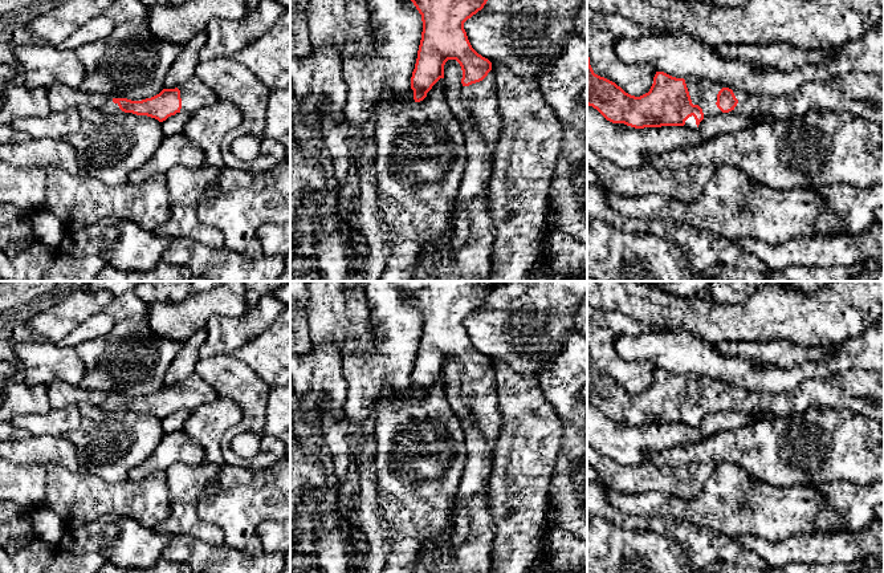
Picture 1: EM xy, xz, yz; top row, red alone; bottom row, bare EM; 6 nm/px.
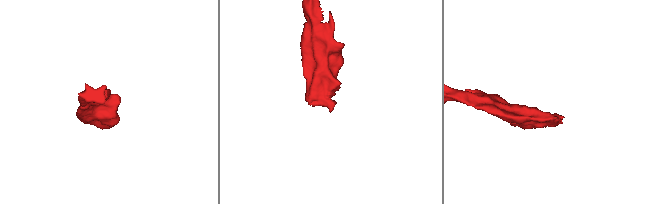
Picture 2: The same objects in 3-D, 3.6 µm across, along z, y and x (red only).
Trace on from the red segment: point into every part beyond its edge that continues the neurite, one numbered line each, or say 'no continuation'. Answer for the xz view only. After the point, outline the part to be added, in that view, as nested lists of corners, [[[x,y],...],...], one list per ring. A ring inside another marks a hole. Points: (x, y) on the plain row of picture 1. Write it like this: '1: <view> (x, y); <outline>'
1: xz (480, 395); [[[493,366],[482,378],[463,383],[461,397],[477,420],[493,460],[494,444],[502,428],[502,413],[498,409]]]

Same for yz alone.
1: yz (862, 391); [[[852,369],[826,379],[807,379],[793,391],[778,394],[732,386],[738,401],[729,410],[722,410],[716,402],[718,389],[726,383],[694,374],[684,377],[692,401],[702,406],[704,415],[738,411],[773,413],[777,418],[786,418],[811,407],[850,409],[884,426],[884,373]]]

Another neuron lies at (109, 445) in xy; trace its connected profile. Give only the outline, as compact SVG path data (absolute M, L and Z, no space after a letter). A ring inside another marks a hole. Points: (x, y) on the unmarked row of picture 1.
M81 402L78 409L81 424L68 435L76 446L78 464L85 467L87 474L110 484L127 480L130 471L154 452L164 435L162 419L147 413L125 409L107 411L87 402Z

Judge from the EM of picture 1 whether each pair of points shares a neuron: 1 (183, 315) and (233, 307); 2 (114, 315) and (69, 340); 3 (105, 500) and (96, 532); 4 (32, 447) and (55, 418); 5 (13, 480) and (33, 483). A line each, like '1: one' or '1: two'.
1: one
2: one
3: two
4: two
5: one

